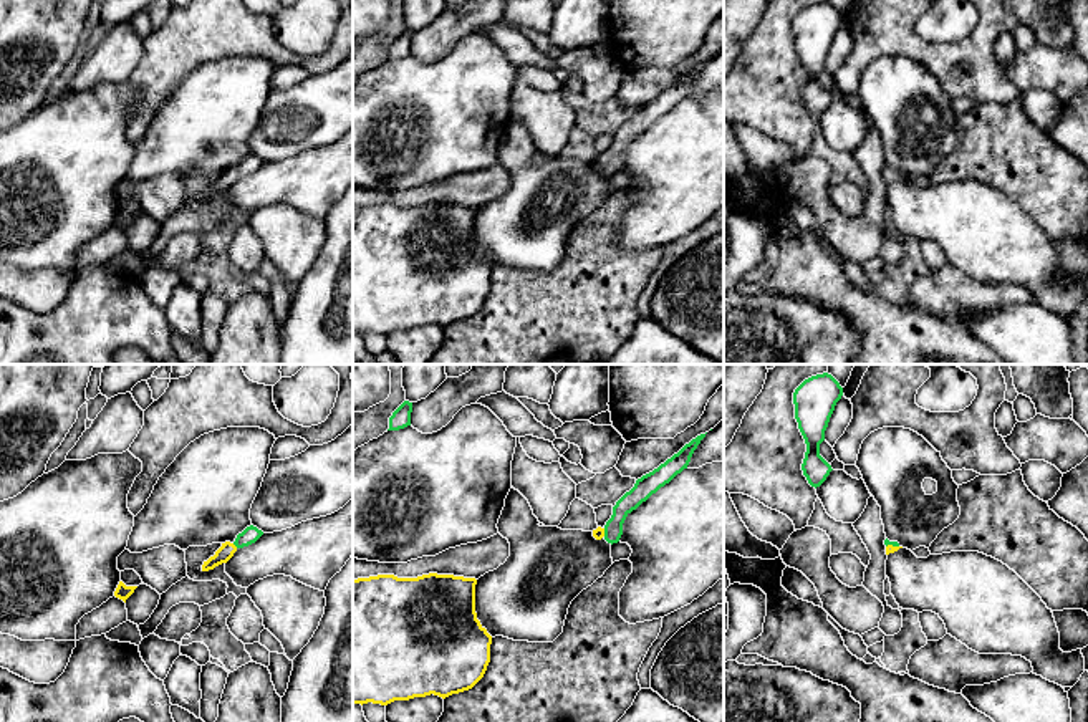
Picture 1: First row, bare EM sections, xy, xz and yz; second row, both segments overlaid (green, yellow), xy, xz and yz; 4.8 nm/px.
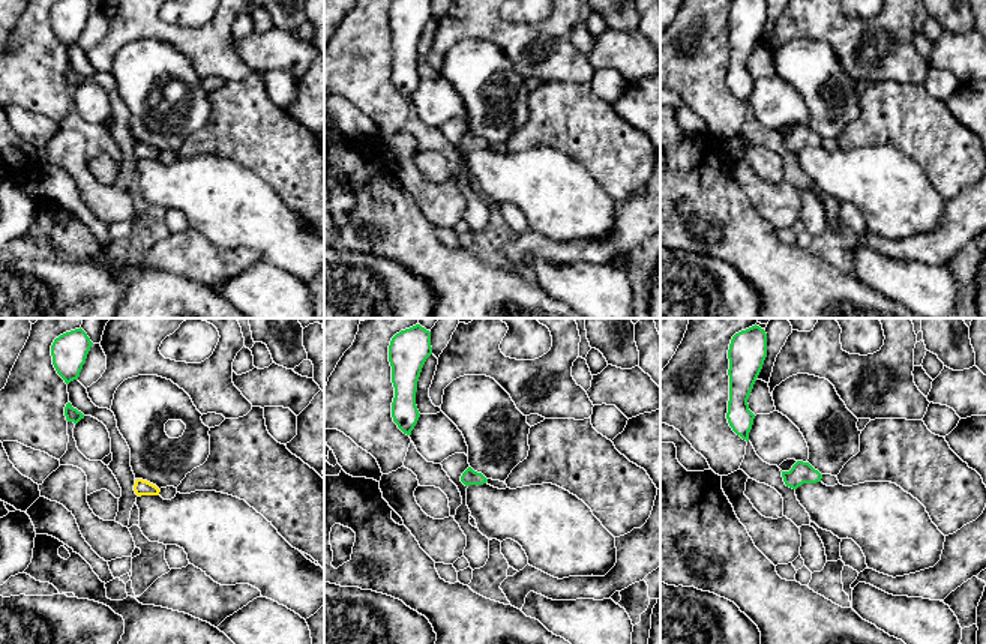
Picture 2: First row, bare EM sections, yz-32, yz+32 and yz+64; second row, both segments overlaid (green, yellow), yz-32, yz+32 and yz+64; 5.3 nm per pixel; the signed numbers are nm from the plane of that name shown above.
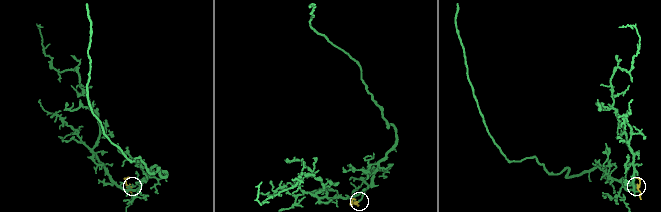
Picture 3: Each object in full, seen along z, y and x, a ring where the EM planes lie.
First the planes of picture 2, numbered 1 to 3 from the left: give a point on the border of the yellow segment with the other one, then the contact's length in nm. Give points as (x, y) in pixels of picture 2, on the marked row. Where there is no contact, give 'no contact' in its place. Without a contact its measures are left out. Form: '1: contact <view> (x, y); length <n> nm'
1: no contact
2: no contact
3: no contact

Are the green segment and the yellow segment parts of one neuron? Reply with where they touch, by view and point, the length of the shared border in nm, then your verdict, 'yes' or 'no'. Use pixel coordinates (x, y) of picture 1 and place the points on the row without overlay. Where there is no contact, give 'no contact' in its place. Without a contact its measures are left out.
xy (235, 174) | 40 nm | yes

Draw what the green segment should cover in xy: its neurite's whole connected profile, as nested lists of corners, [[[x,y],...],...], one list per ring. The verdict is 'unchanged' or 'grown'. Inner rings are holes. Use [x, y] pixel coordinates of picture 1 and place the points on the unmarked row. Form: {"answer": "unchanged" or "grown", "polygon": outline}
{"answer": "grown", "polygon": [[[253,154],[247,156],[242,162],[237,164],[233,172],[230,171],[222,172],[215,184],[204,190],[202,200],[209,200],[222,192],[227,192],[238,177],[255,172],[262,164],[263,161],[258,159],[257,156]]]}

